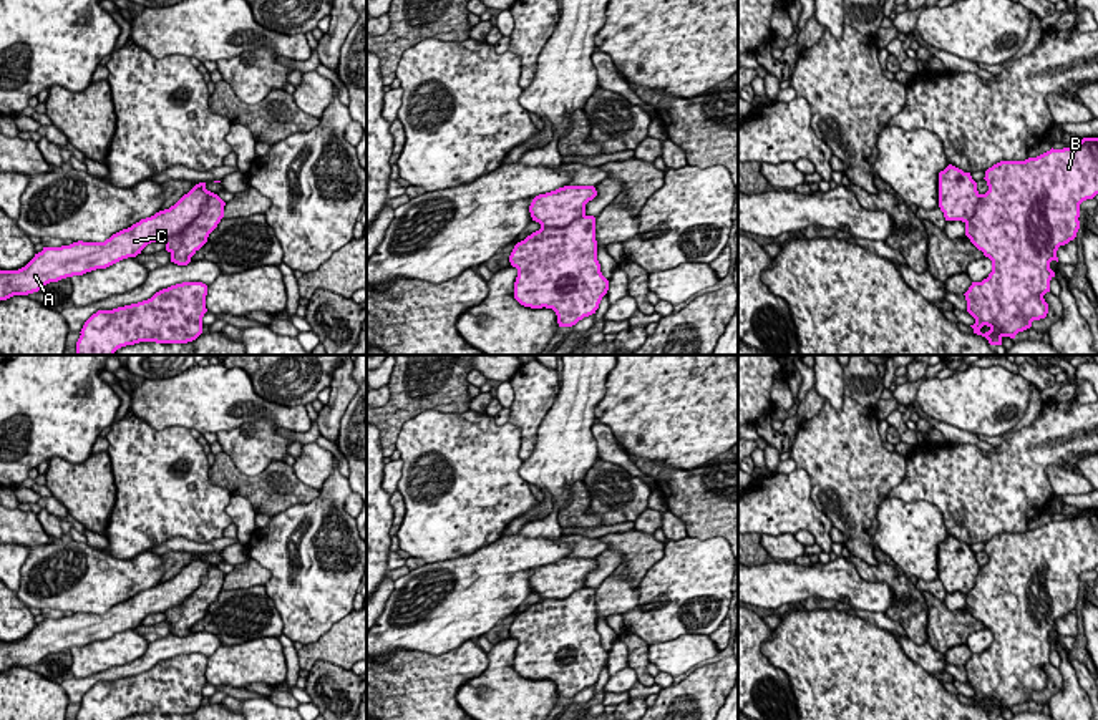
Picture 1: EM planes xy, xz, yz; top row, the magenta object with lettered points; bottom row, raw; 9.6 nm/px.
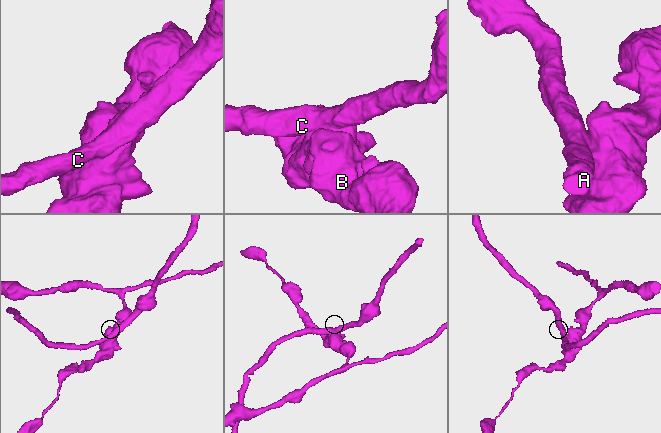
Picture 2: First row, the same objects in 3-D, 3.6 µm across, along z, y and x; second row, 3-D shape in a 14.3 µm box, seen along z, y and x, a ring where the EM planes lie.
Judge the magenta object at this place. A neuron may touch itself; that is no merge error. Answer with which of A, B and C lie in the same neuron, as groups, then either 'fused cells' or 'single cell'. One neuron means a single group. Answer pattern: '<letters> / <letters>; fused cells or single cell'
A C / B; fused cells

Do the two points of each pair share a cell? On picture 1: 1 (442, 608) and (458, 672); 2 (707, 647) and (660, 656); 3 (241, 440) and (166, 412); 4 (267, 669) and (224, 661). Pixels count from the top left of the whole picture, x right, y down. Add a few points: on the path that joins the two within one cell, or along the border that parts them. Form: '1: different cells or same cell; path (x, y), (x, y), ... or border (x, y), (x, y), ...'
1: different cells; border (475, 639), (466, 639), (437, 654), (412, 649)
2: same cell; path (695, 647), (672, 656)
3: different cells; border (257, 422), (244, 422), (218, 433)
4: same cell; path (257, 664), (234, 664)

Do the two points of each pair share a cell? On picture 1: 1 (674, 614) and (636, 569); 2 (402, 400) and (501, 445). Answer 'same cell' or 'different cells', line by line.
1: different cells
2: different cells

